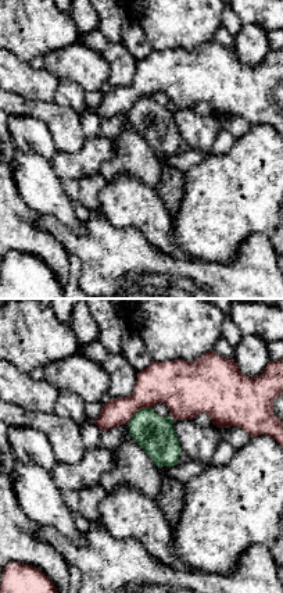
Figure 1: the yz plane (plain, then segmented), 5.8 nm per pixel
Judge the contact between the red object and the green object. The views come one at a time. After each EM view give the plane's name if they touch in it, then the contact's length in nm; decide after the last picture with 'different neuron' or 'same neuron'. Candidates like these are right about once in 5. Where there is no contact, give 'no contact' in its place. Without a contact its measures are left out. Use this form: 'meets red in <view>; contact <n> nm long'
meets red in yz; contact 180 nm long

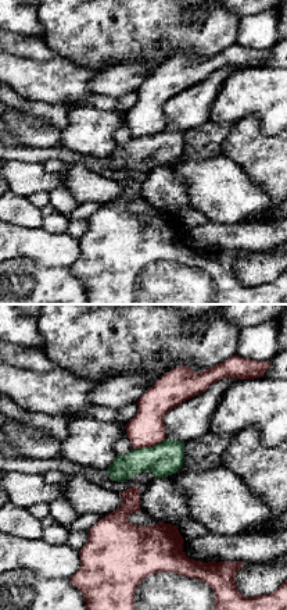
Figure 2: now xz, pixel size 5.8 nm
meets red in xz; contact 200 nm long

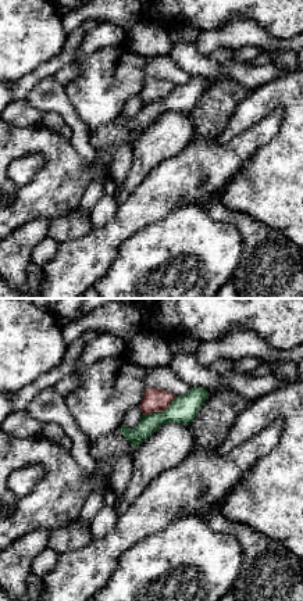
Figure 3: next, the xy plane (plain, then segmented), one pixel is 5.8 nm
meets red in xy; contact 220 nm long

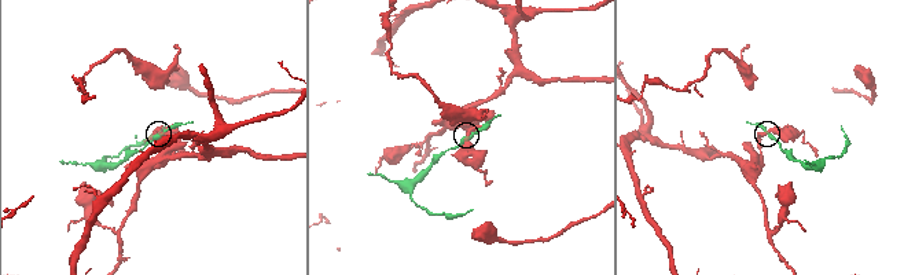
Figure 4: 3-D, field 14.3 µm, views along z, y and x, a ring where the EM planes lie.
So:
different neuron

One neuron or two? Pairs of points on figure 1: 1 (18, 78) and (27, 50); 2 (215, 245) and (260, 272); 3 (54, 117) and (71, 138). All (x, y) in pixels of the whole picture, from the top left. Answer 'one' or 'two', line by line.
1: two
2: two
3: one

